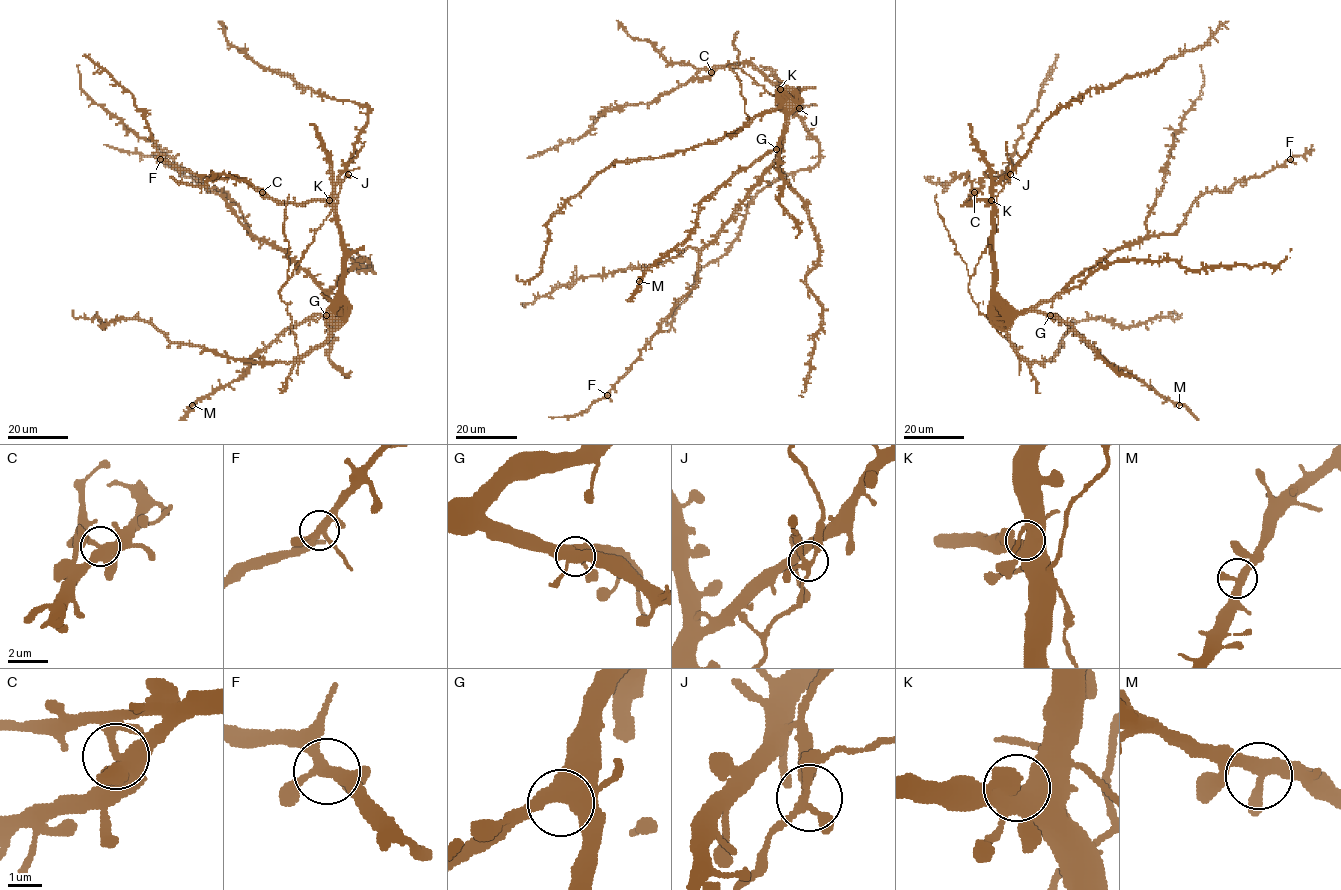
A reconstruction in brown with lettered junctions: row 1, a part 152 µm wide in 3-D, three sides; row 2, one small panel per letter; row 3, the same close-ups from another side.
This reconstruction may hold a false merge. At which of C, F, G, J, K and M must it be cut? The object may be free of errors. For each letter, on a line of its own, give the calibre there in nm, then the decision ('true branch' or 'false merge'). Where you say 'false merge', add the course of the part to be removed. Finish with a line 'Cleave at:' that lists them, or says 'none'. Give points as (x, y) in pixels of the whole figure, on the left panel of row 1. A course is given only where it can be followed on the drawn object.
C: 380 nm thick; true branch
F: 300 nm thick; true branch
G: 480 nm thick; true branch
J: 200 nm thick; true branch
K: 500 nm thick; true branch
M: 320 nm thick; true branch
Cleave at: none

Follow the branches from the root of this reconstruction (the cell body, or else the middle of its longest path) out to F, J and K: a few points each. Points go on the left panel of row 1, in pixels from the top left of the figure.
F: (336, 308), (283, 250), (249, 234), (225, 192), (160, 159)
J: (336, 308), (342, 268), (337, 194), (348, 174)
K: (336, 308), (342, 249), (334, 207), (329, 200)

